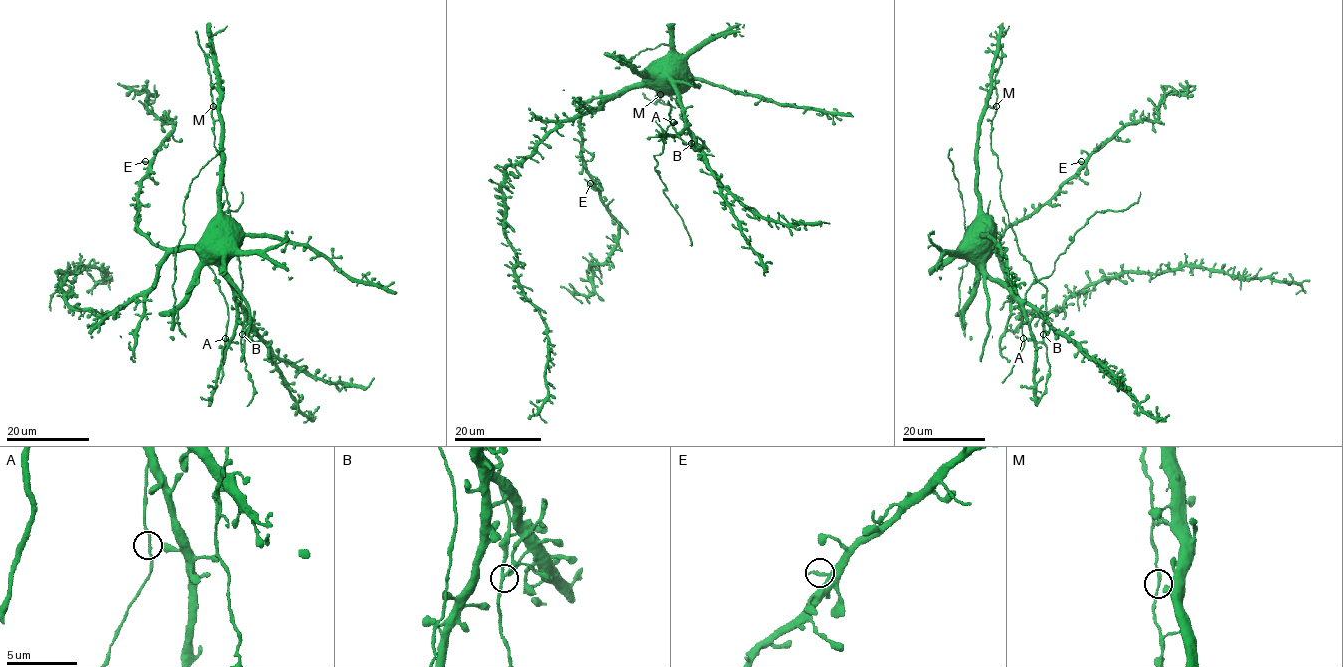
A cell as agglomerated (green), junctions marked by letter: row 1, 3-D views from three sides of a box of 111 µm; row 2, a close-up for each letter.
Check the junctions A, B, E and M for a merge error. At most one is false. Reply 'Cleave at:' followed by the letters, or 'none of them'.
Cleave at: B

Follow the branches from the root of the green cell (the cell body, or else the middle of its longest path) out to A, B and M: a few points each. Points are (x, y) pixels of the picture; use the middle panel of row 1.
A: (670, 65), (674, 65), (674, 88), (684, 128), (676, 132), (673, 122)
B: (670, 65), (674, 65), (674, 88), (685, 128), (695, 139), (692, 143)
M: (670, 65), (674, 66), (660, 94)

